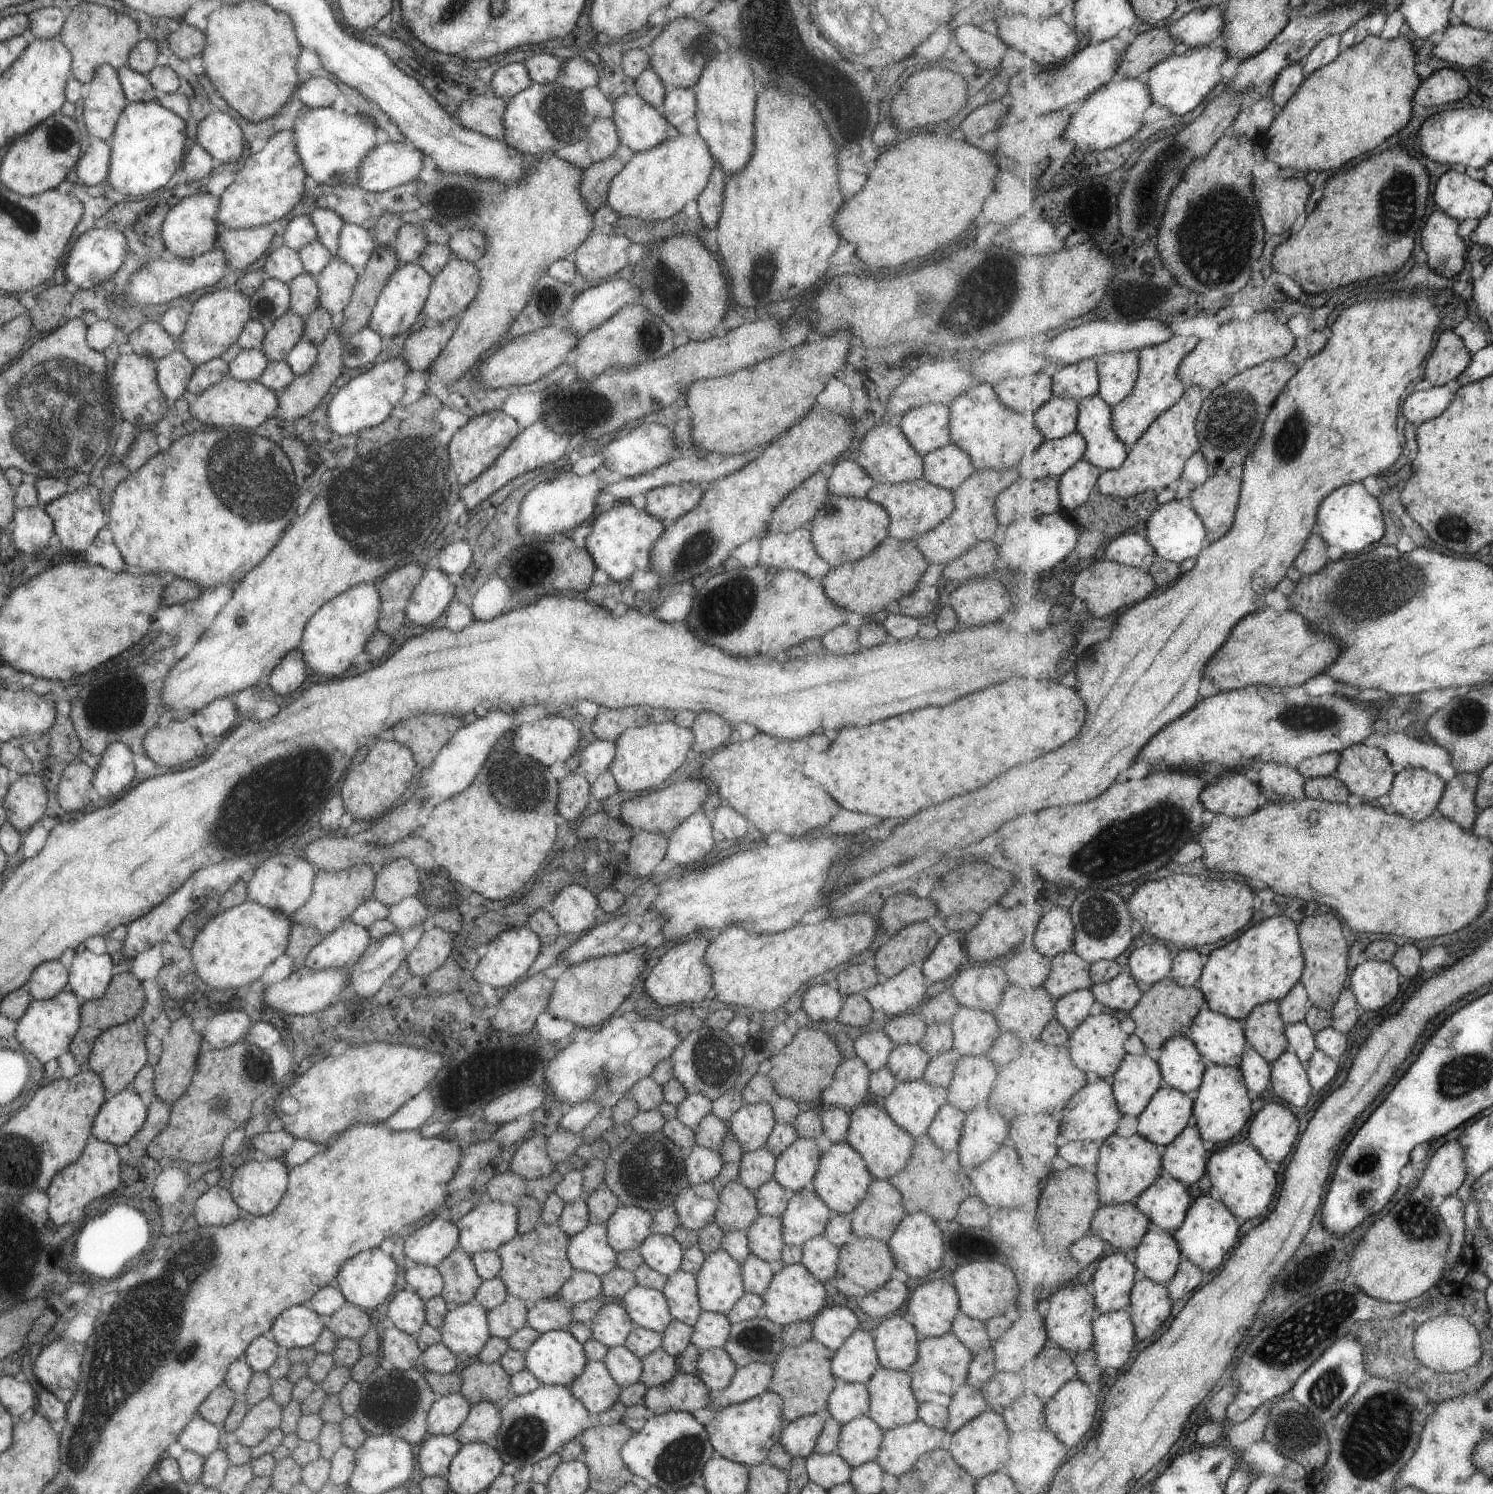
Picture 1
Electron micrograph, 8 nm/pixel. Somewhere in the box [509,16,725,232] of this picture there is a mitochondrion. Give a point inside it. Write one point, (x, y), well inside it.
(557, 110)

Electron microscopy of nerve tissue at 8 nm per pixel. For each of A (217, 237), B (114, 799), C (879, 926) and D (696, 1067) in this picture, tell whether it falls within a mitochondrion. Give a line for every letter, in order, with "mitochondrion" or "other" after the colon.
A: other
B: other
C: other
D: mitochondrion

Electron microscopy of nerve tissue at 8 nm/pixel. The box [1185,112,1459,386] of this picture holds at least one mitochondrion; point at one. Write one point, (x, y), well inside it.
(1398, 209)

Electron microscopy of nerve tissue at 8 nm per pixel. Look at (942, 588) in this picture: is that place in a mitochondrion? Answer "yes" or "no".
no

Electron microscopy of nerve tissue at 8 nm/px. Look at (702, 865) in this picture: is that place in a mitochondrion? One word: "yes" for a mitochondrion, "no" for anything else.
no

